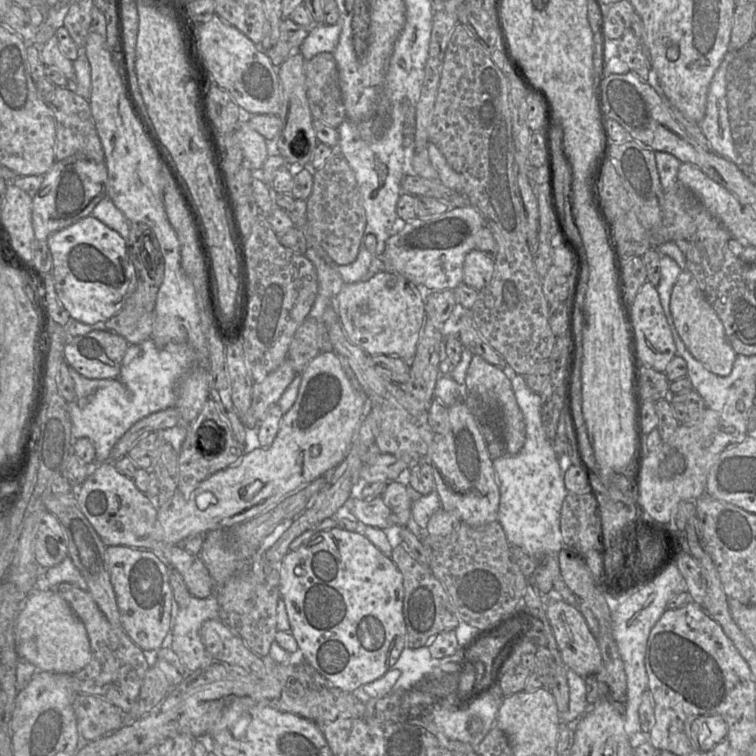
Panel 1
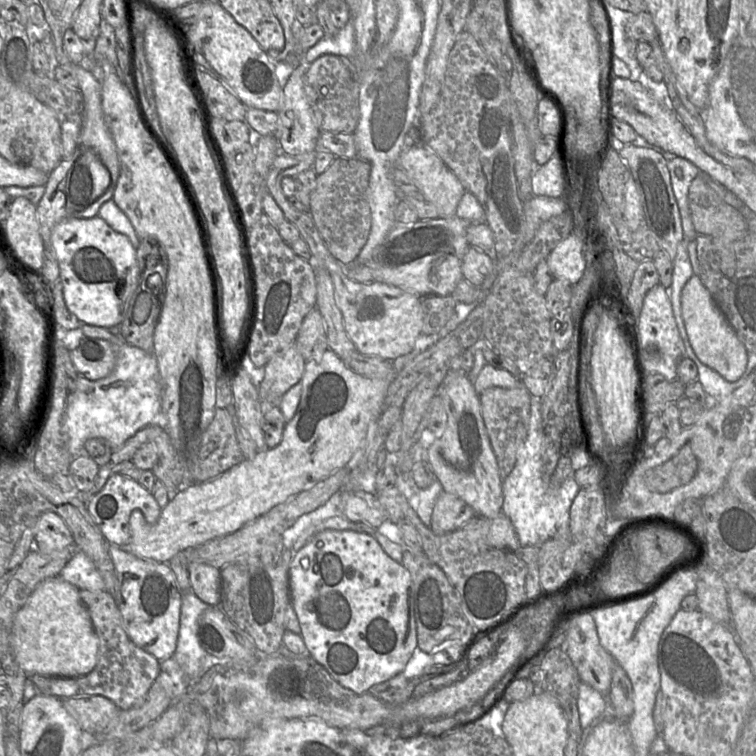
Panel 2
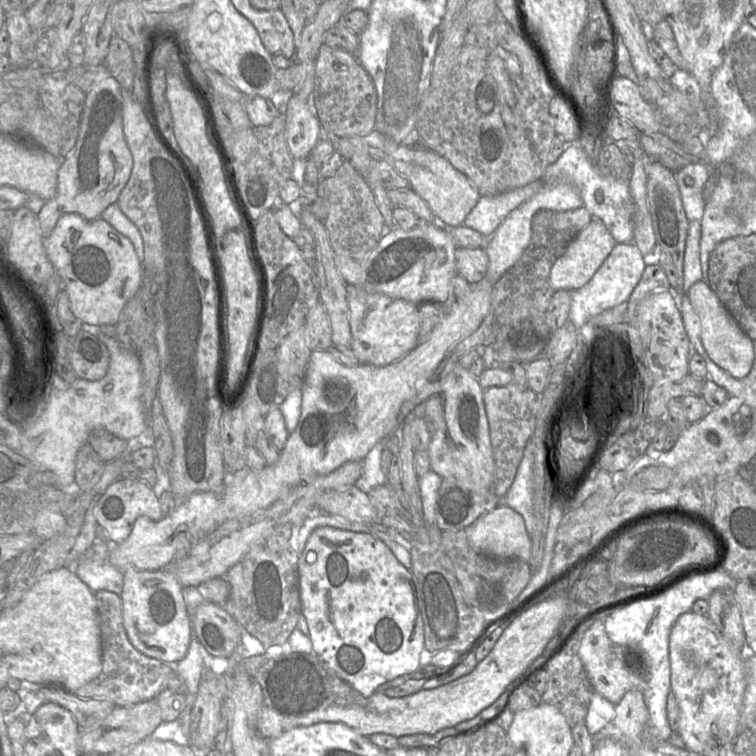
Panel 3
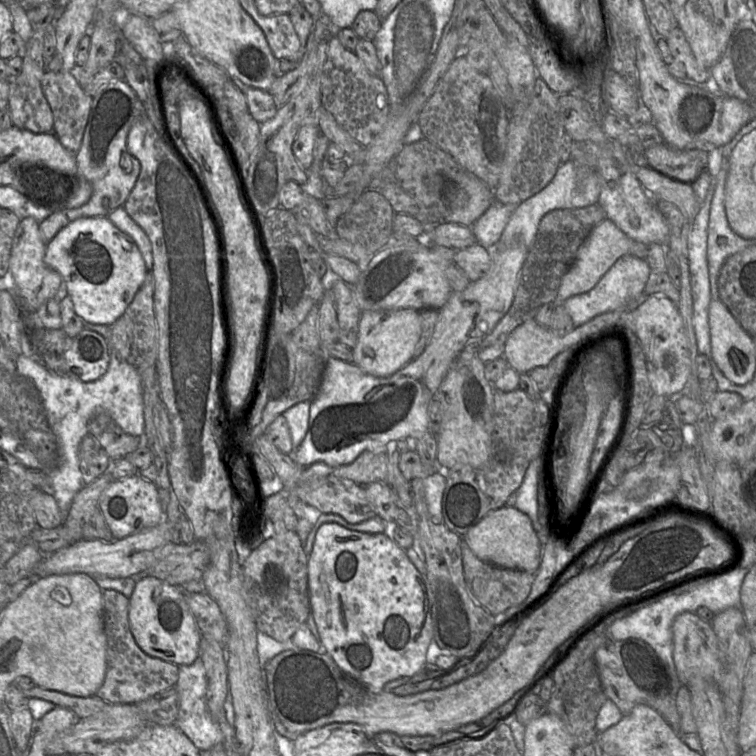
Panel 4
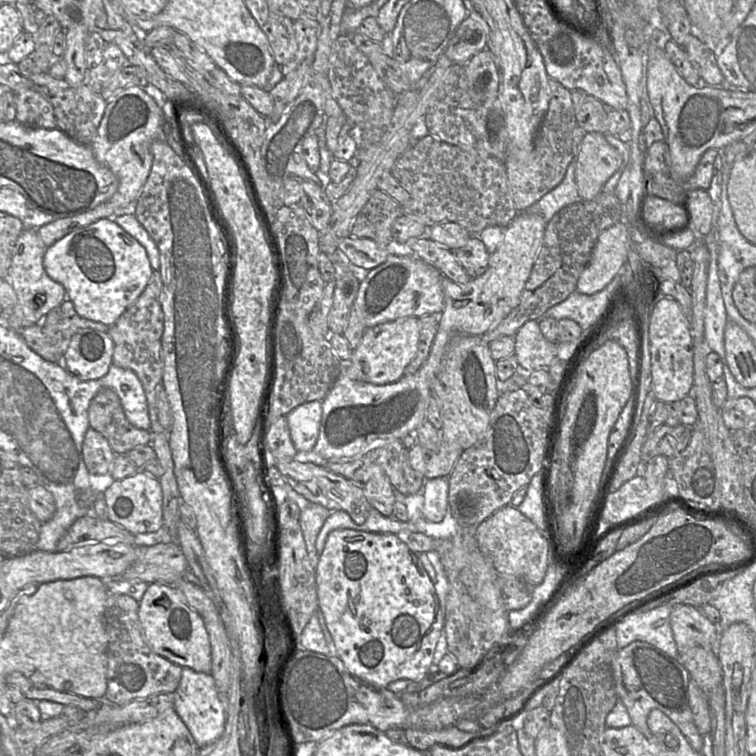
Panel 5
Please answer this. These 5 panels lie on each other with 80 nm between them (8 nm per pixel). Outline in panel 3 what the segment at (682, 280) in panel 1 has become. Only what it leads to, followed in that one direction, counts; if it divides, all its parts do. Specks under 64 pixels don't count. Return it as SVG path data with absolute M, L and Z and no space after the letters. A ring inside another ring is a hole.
M700 280L693 284L686 294L700 318L701 340L711 361L735 379L746 377L754 363L754 341L743 332L724 304L710 288L709 283Z

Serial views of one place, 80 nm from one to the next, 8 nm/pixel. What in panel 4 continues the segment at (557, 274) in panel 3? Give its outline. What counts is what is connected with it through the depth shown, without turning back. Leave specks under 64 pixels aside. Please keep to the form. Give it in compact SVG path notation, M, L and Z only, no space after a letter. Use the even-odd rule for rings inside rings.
M608 219L601 221L592 229L579 248L572 266L562 277L557 297L553 302L553 309L555 306L563 304L571 296L590 291L622 256L633 255L646 259L647 251L648 245L635 242L623 233L612 221Z

